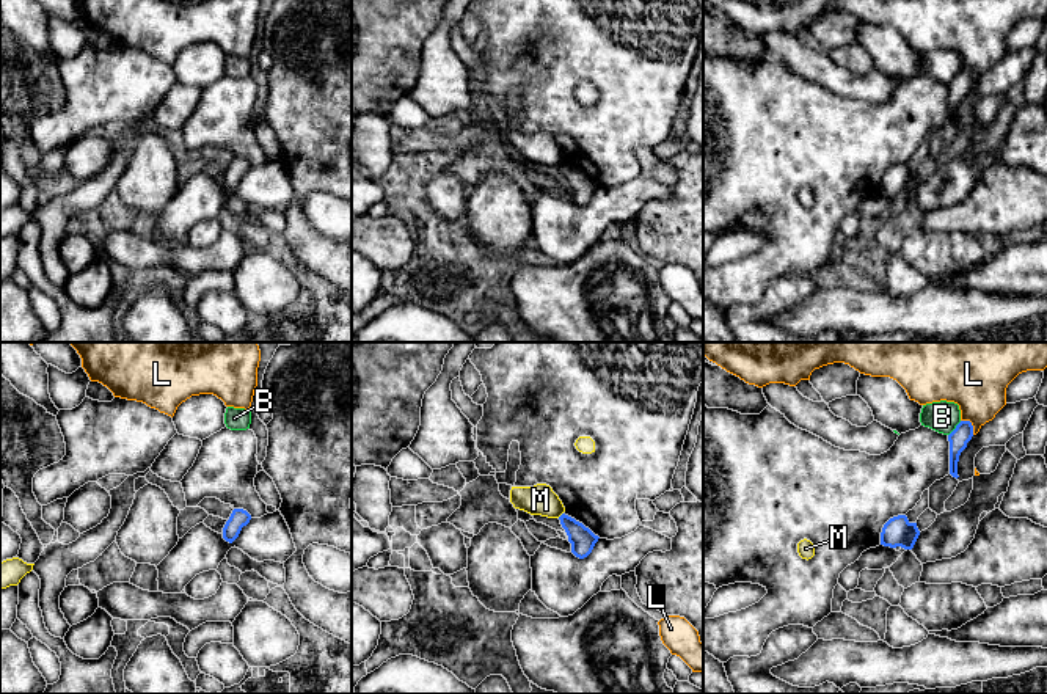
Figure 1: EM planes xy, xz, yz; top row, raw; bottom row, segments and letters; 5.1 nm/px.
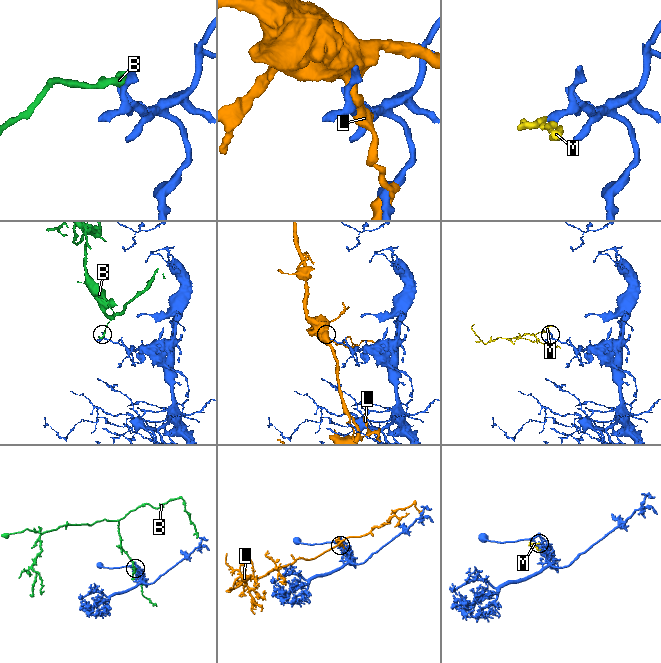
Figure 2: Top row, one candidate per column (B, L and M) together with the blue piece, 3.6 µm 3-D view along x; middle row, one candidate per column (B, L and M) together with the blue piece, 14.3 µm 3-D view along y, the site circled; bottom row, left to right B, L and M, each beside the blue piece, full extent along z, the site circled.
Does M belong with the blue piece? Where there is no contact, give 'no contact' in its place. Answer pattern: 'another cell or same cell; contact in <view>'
another cell; contact in xz

